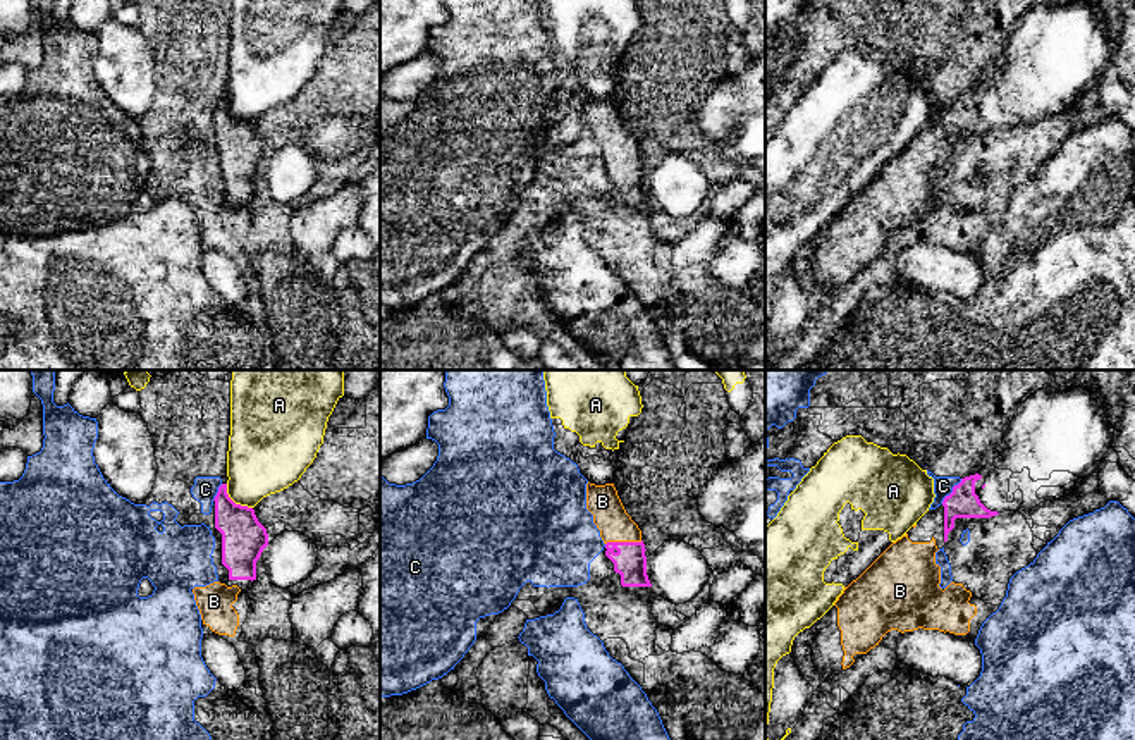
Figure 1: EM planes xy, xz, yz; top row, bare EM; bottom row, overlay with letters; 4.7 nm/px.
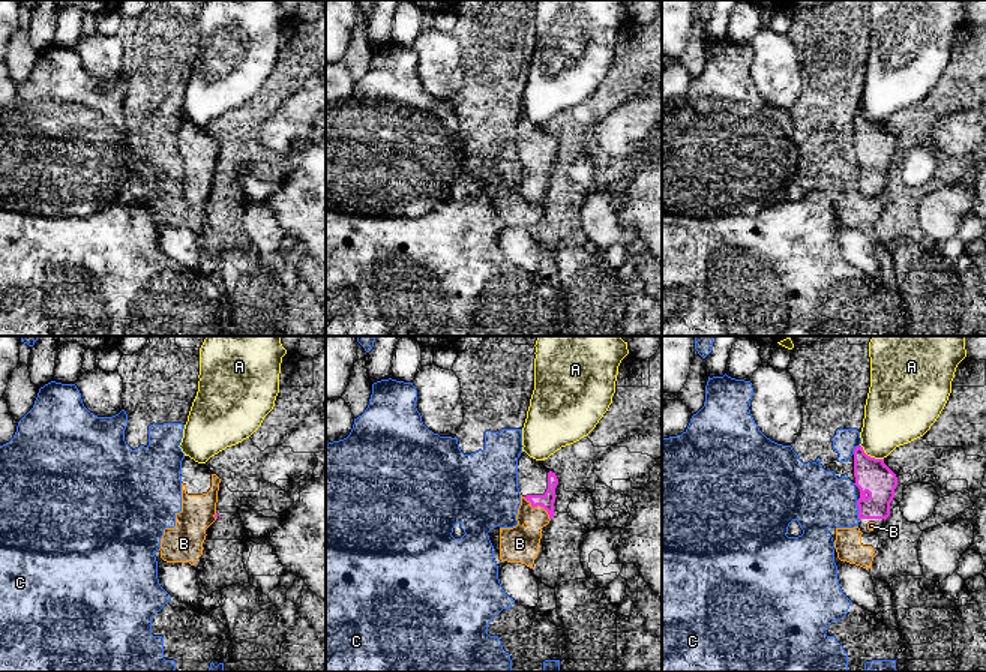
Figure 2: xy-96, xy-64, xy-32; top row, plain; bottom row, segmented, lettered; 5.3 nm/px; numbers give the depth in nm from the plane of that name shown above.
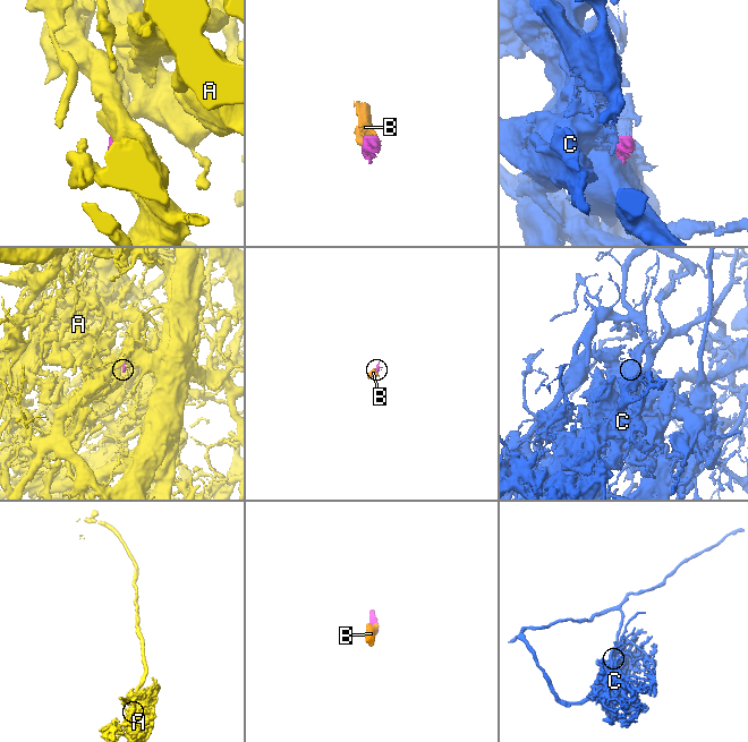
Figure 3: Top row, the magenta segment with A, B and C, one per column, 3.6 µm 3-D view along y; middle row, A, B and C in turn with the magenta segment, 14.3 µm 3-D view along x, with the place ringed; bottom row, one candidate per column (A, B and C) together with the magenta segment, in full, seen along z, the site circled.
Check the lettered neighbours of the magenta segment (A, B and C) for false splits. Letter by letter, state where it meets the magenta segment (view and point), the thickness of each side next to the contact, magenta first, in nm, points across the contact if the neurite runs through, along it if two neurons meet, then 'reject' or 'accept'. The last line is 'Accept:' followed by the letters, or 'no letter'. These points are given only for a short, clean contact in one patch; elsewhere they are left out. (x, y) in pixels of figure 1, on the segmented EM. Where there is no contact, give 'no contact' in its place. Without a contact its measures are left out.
A: meets magenta in xy at (233, 501); 200 nm thick on the magenta side, 340 nm on the other; border along xy (226, 484), (226, 493), (236, 503), (251, 508); reject
B: meets magenta in xz at (623, 542); 160 nm thick on the magenta side, 160 nm on the other; runs through xz (630, 561), (630, 549), (623, 542), (602, 501); accept
C: meets magenta in yz at (953, 491); 140 nm thick on the magenta side, 100 nm on the other; reject
Accept: B

